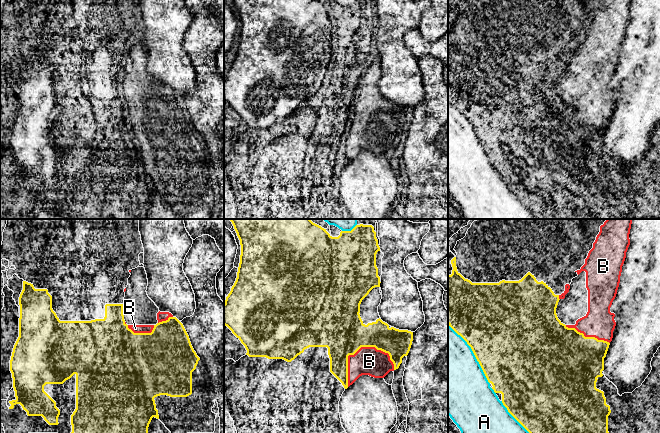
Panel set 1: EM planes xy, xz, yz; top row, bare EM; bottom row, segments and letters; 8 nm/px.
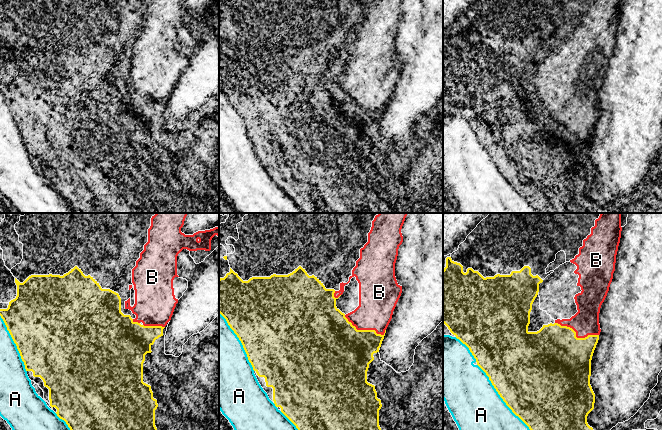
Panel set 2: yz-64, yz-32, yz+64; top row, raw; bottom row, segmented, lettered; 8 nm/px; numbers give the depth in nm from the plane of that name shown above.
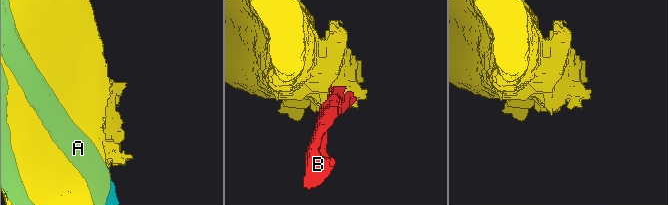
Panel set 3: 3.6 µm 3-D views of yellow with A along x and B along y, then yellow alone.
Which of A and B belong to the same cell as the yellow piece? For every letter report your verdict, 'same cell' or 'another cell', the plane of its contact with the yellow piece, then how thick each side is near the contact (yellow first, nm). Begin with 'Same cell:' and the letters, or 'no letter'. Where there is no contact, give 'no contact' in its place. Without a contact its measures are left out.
Same cell: no letter
A: another cell; meets yellow in yz; 500 nm thick on the yellow side, 480 nm on the other
B: another cell; meets yellow in xz; 380 nm thick on the yellow side, 220 nm on the other

